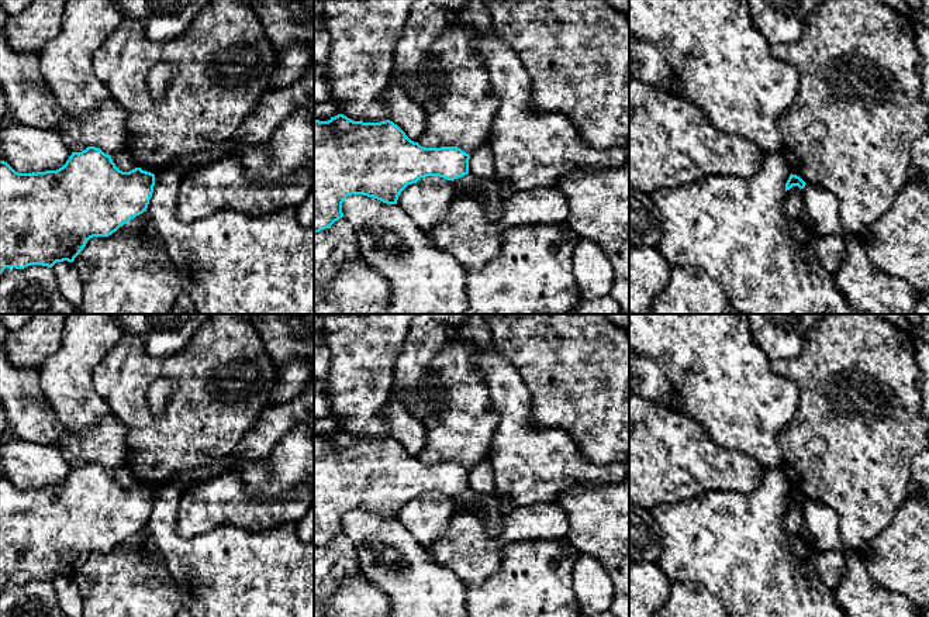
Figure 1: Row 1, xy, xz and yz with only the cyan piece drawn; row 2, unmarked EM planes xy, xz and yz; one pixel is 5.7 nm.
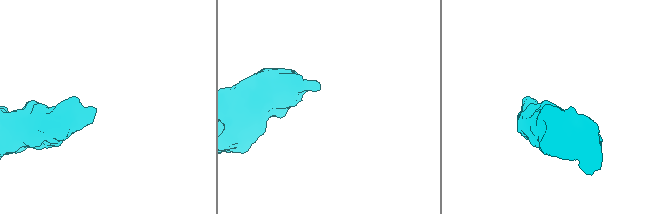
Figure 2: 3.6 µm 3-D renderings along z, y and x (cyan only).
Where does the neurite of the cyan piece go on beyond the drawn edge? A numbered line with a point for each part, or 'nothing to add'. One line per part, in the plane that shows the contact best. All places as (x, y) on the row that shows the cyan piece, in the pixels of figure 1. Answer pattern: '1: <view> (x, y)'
nothing to add

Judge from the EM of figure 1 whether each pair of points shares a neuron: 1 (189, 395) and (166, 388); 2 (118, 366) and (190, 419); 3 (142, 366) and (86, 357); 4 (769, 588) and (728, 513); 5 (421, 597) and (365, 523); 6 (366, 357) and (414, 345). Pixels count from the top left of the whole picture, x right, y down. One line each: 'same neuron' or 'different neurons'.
1: different neurons
2: same neuron
3: different neurons
4: same neuron
5: same neuron
6: different neurons

